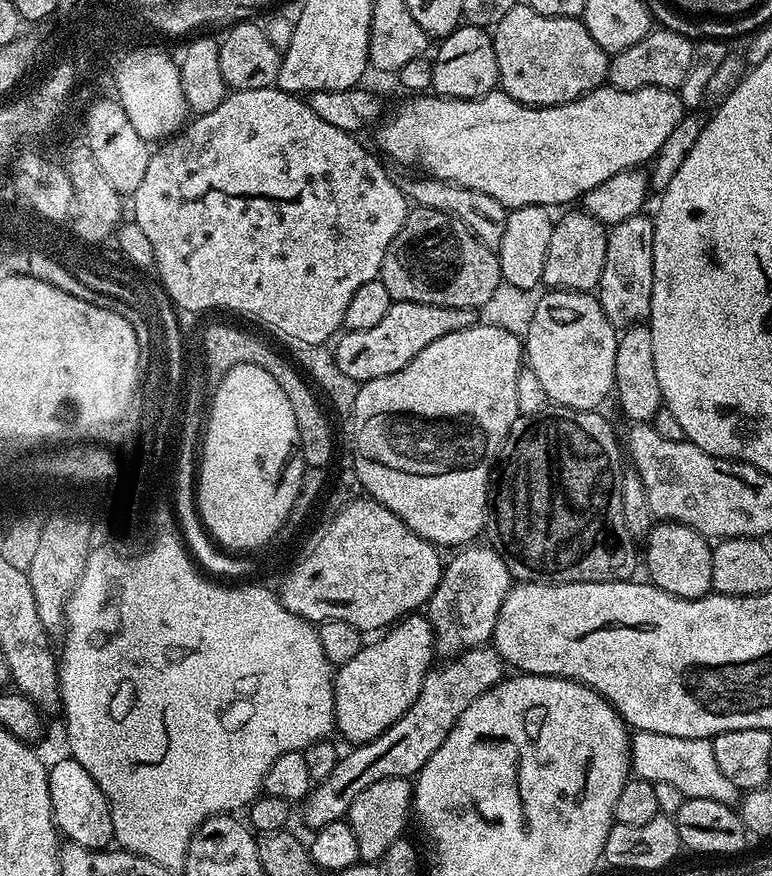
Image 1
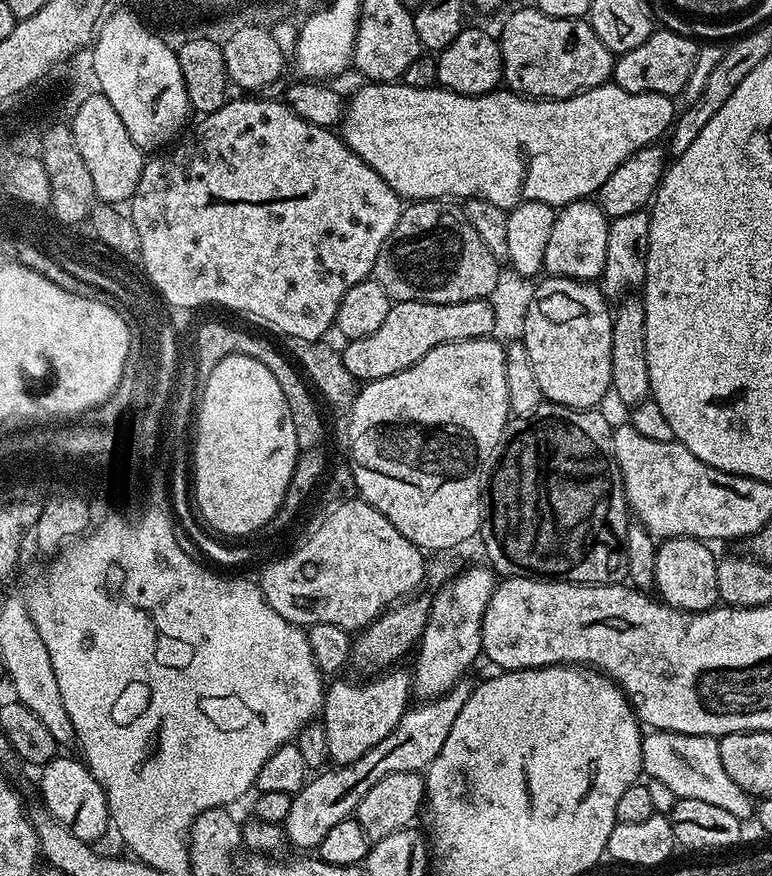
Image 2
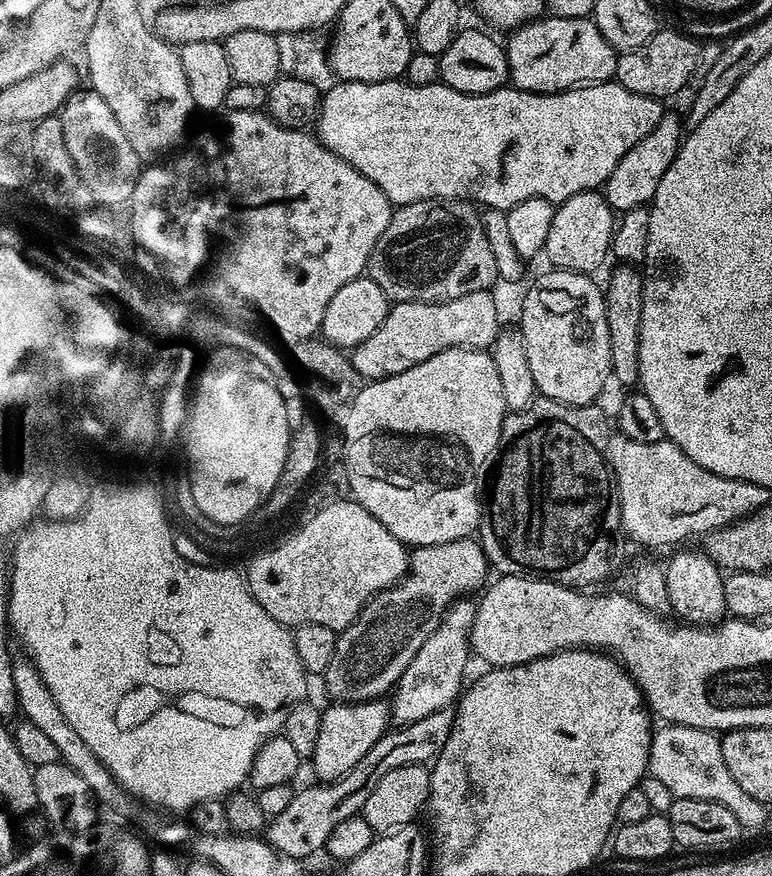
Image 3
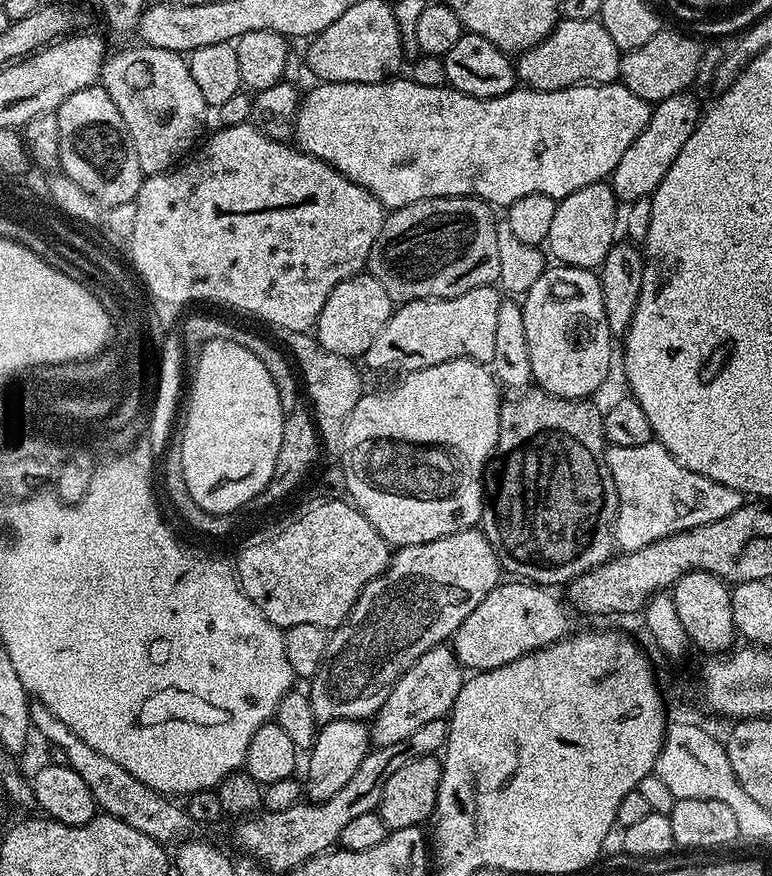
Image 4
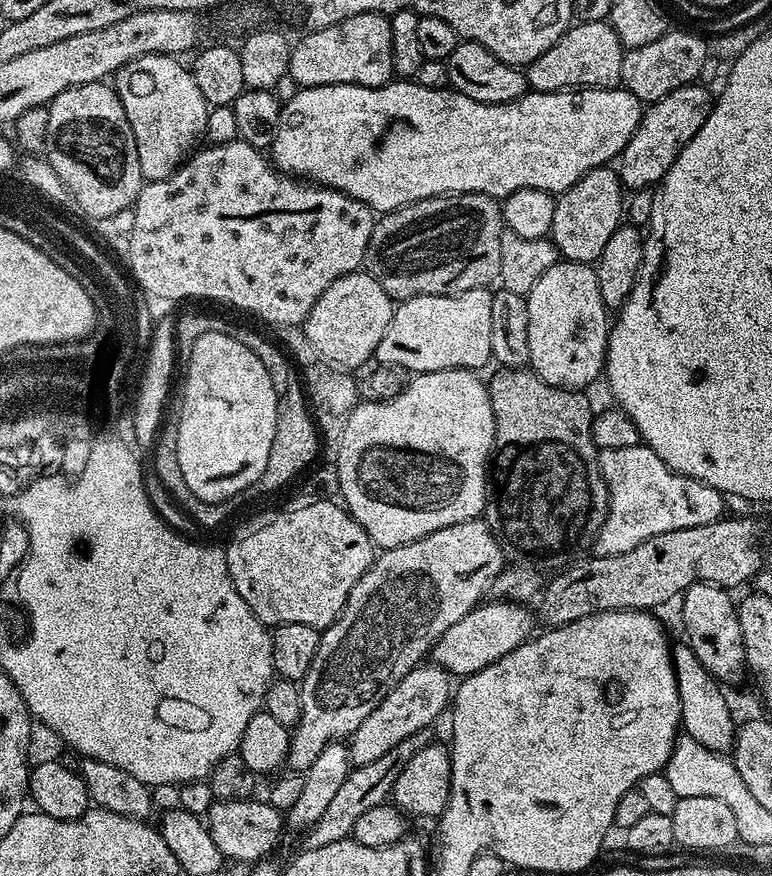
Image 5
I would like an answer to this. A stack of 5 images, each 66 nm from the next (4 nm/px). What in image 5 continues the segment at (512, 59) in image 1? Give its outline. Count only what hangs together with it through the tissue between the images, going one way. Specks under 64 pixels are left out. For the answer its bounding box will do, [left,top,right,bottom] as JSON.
[527,20,625,92]

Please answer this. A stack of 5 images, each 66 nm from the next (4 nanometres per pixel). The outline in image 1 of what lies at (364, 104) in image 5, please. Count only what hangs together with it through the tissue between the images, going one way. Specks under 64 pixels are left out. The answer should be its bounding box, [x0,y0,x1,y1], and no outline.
[375,86,686,210]

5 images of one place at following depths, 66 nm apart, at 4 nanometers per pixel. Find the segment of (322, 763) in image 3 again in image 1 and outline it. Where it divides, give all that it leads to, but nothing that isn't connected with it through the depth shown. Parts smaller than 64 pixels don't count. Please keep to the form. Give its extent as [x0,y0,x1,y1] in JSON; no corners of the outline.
[332,614,436,746]

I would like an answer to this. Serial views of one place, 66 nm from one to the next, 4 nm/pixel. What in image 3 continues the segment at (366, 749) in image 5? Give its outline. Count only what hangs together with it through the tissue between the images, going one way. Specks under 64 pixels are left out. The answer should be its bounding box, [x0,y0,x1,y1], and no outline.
[390,599,476,726]

